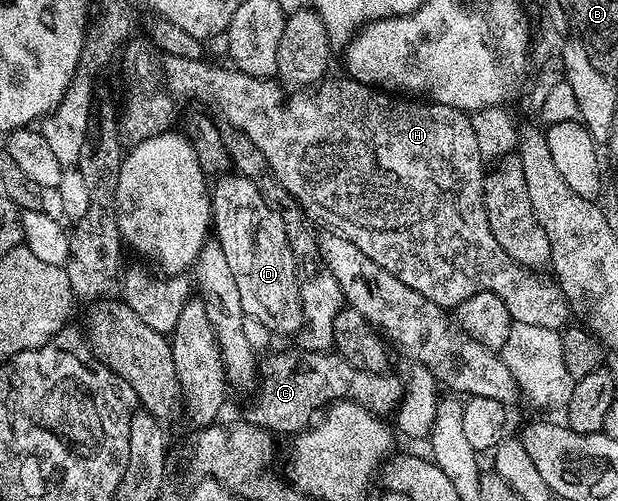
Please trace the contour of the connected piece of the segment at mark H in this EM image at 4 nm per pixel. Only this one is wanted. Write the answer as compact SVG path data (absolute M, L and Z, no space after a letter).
M166 56L162 60L161 71L166 79L167 90L180 100L196 99L197 102L204 103L204 105L199 105L218 116L226 126L236 127L238 131L245 133L245 137L249 137L249 141L253 141L253 145L257 145L257 149L261 149L265 161L269 161L271 172L275 175L275 182L294 197L296 203L312 222L317 223L317 220L320 220L327 227L326 230L334 235L339 235L346 242L357 245L357 249L361 249L361 253L365 253L365 257L369 257L369 261L377 261L377 265L381 265L381 269L389 269L389 273L393 273L393 277L397 277L397 281L405 281L405 285L409 285L409 289L417 289L417 293L421 293L421 297L429 297L429 301L433 301L439 307L454 309L460 307L465 301L469 301L469 297L473 297L477 293L493 293L497 297L501 297L501 301L505 301L505 309L509 309L512 320L516 323L537 325L554 331L568 326L567 318L570 317L572 308L569 306L566 296L563 295L563 290L559 287L558 282L551 277L546 279L543 273L538 270L522 267L517 261L513 261L513 257L509 257L509 253L505 253L505 249L501 249L501 245L497 245L497 237L493 237L493 229L489 229L489 221L483 204L485 156L477 145L475 125L468 112L459 111L456 107L440 103L412 101L407 97L396 97L394 94L367 87L350 77L343 77L343 80L327 77L314 89L295 89L288 93L275 79L249 77L249 73L240 71L234 66L218 67L215 63L207 62L206 58L189 60L187 57Z

